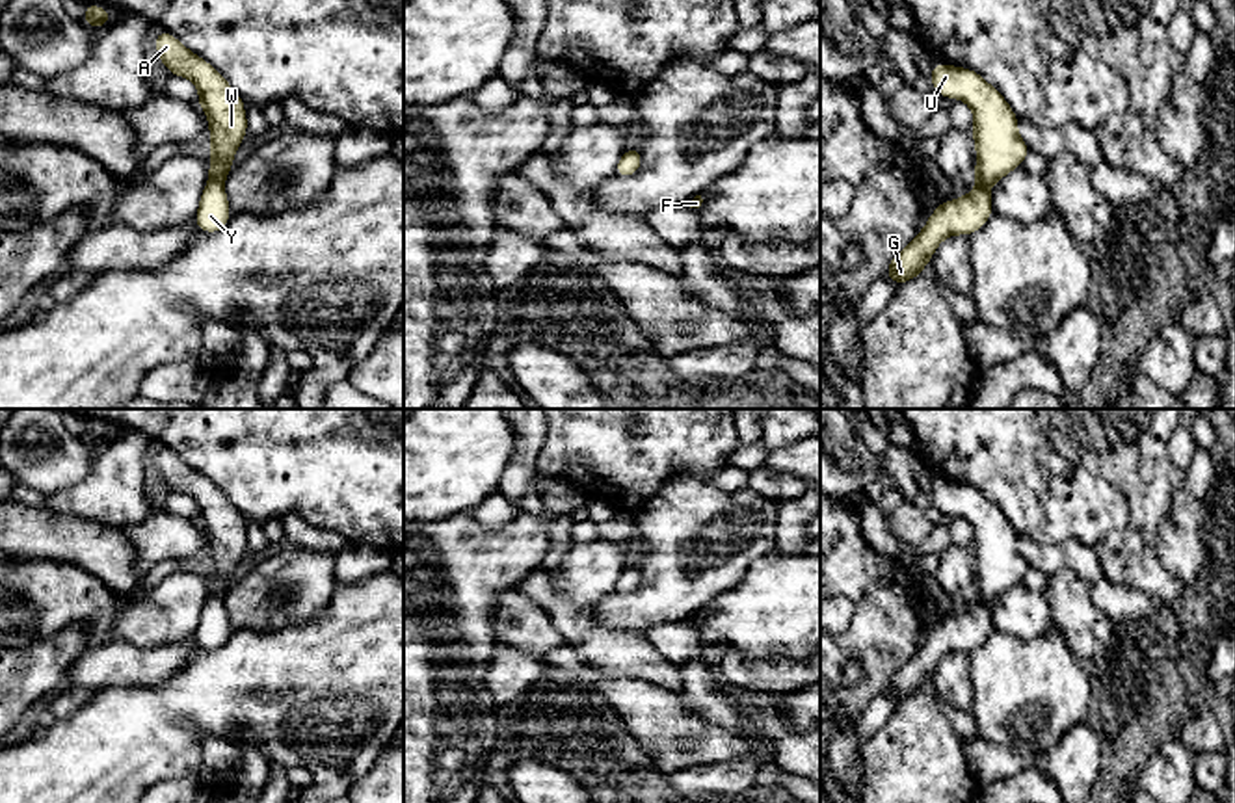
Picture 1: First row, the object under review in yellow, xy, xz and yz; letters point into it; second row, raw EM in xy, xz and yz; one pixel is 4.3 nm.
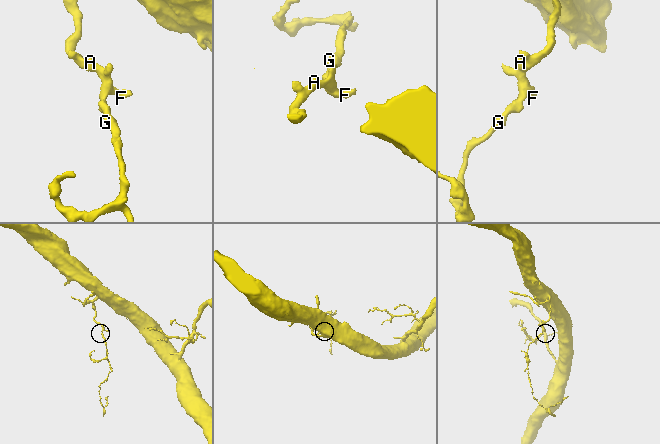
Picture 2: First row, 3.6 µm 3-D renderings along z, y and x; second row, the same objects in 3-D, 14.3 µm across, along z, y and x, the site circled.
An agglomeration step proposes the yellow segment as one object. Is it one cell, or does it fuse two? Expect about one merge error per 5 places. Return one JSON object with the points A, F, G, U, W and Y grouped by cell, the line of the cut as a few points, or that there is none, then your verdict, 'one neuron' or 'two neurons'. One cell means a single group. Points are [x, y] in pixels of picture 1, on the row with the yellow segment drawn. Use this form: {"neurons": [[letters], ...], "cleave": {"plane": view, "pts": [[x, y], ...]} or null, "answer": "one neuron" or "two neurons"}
{"neurons": [["A", "F", "G", "U", "W", "Y"]], "cleave": null, "answer": "one neuron"}

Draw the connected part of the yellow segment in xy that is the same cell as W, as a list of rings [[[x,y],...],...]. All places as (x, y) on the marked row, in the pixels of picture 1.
[[[169,32],[154,35],[156,52],[171,74],[192,80],[199,89],[199,106],[210,126],[210,173],[203,190],[195,223],[201,232],[218,232],[229,221],[231,210],[223,180],[232,167],[247,119],[244,100],[210,63],[190,52]]]

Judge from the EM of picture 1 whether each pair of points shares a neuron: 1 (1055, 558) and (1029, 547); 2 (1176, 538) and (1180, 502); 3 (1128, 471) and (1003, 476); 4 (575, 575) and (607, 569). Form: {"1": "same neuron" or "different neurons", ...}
{"1": "same neuron", "2": "same neuron", "3": "different neurons", "4": "same neuron"}

